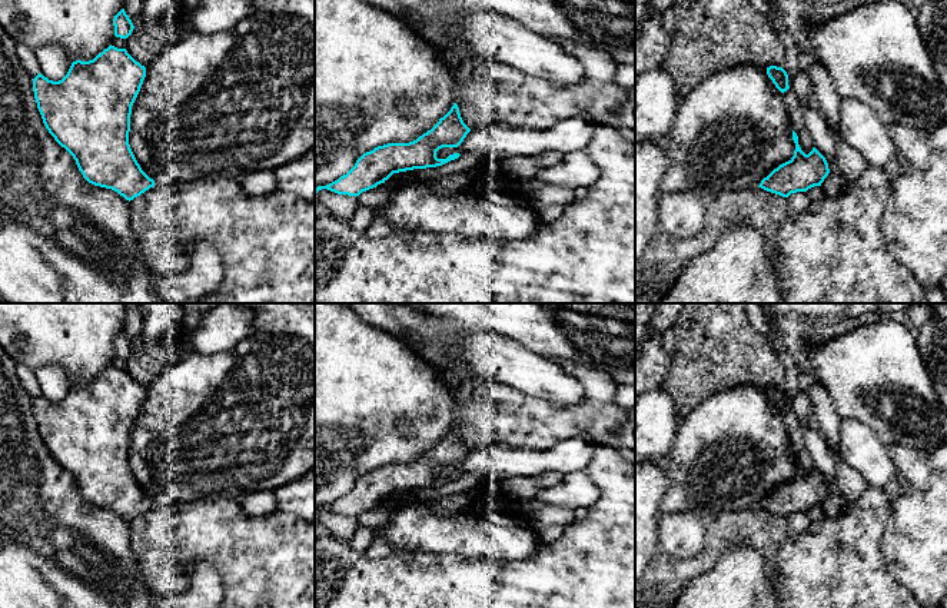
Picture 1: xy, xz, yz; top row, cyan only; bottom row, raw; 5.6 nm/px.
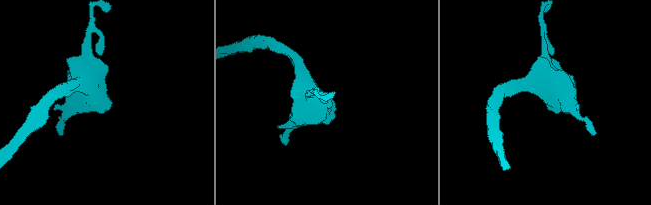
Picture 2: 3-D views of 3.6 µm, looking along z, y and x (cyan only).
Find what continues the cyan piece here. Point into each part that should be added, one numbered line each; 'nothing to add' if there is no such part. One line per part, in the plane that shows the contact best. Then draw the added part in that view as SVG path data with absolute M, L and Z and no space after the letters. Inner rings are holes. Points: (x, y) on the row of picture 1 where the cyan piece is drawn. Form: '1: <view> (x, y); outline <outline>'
nothing to add

